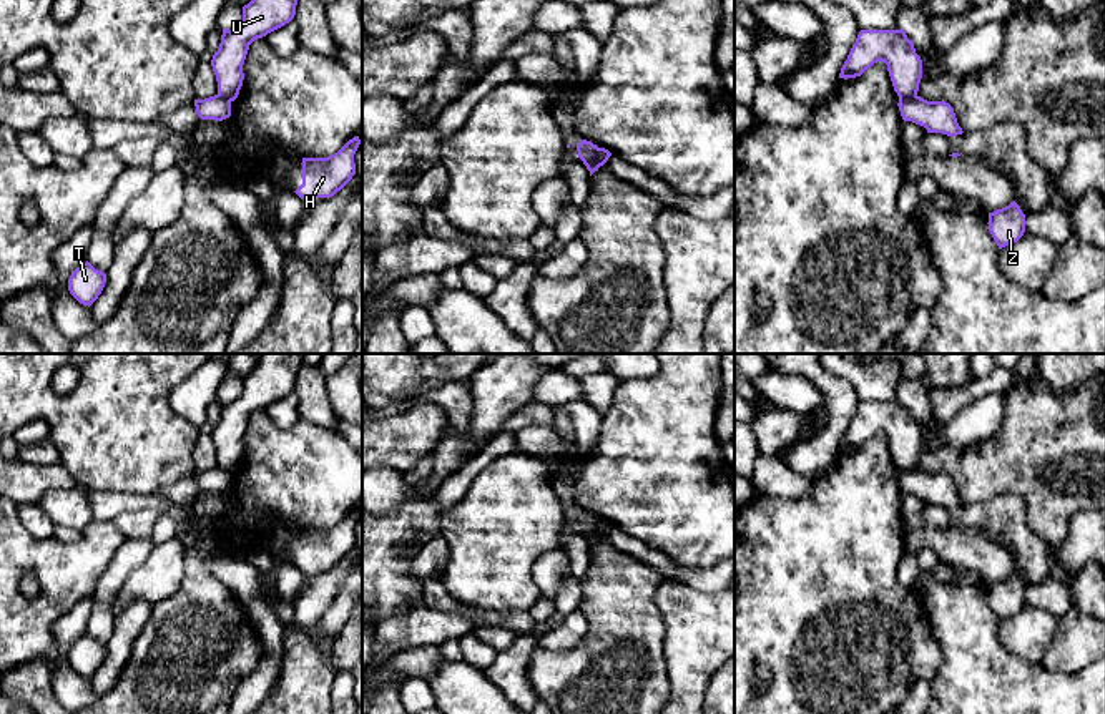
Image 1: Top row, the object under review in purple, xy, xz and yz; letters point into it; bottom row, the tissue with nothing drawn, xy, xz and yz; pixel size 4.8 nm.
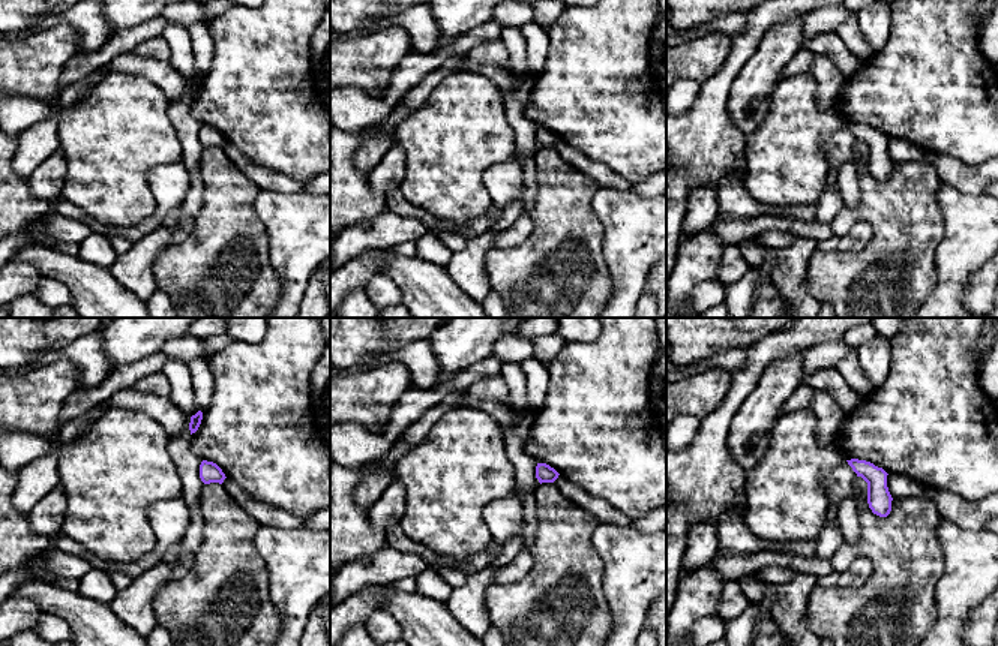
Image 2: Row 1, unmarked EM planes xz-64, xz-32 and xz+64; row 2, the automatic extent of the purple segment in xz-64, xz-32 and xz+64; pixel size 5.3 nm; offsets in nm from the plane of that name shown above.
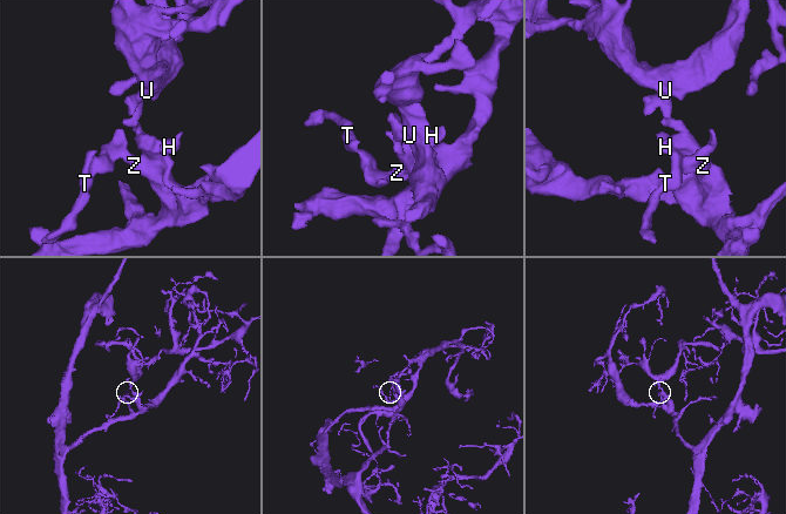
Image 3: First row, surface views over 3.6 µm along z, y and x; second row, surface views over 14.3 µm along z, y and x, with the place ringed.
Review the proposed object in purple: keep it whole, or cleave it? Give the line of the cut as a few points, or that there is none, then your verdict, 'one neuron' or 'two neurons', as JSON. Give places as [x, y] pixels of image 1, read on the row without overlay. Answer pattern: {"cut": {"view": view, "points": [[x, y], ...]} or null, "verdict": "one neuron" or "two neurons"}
{"cut": {"view": "yz", "points": [[916, 467], [899, 470]]}, "verdict": "two neurons"}

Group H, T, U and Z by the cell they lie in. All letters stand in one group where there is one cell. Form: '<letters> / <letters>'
H T Z / U

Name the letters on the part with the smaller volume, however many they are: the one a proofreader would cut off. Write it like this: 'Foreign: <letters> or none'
Foreign: U

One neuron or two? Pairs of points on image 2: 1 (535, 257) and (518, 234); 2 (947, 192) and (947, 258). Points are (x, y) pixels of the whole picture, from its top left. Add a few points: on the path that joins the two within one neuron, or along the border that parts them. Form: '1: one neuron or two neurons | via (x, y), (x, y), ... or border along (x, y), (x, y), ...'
1: two neurons | border along (529, 215), (532, 233), (515, 246), (495, 249)
2: one neuron | via (955, 209), (955, 242)

